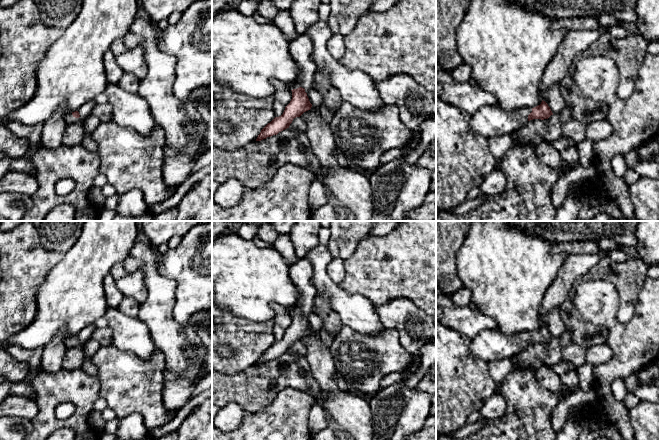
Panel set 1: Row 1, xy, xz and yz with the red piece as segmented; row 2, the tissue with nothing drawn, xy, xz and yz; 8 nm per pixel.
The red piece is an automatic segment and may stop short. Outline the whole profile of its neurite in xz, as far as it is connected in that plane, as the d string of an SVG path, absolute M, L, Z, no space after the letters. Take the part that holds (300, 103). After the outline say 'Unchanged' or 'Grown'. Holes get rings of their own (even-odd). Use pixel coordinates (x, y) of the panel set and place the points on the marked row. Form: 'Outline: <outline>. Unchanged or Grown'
Outline: M304 34L290 41L290 55L296 62L299 73L295 82L289 87L292 91L292 99L285 107L283 114L275 117L268 123L258 135L256 141L277 135L289 128L293 119L300 117L304 112L311 109L312 104L307 94L313 89L316 64L311 59L313 51L311 40Z. Grown

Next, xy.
Outline: M92 100L82 105L77 111L67 113L65 116L67 125L83 122L89 115L92 114L94 106L95 102Z. Grown

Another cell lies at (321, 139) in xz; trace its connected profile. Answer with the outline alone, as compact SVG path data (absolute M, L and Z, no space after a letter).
M314 106L301 116L307 124L305 131L314 154L319 158L321 166L326 172L340 168L340 164L334 155L337 148L330 125L327 124Z

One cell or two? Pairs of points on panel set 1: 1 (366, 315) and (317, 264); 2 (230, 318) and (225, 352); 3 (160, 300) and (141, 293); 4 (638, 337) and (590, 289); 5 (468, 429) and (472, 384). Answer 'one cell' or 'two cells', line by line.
1: one cell
2: two cells
3: two cells
4: one cell
5: two cells

